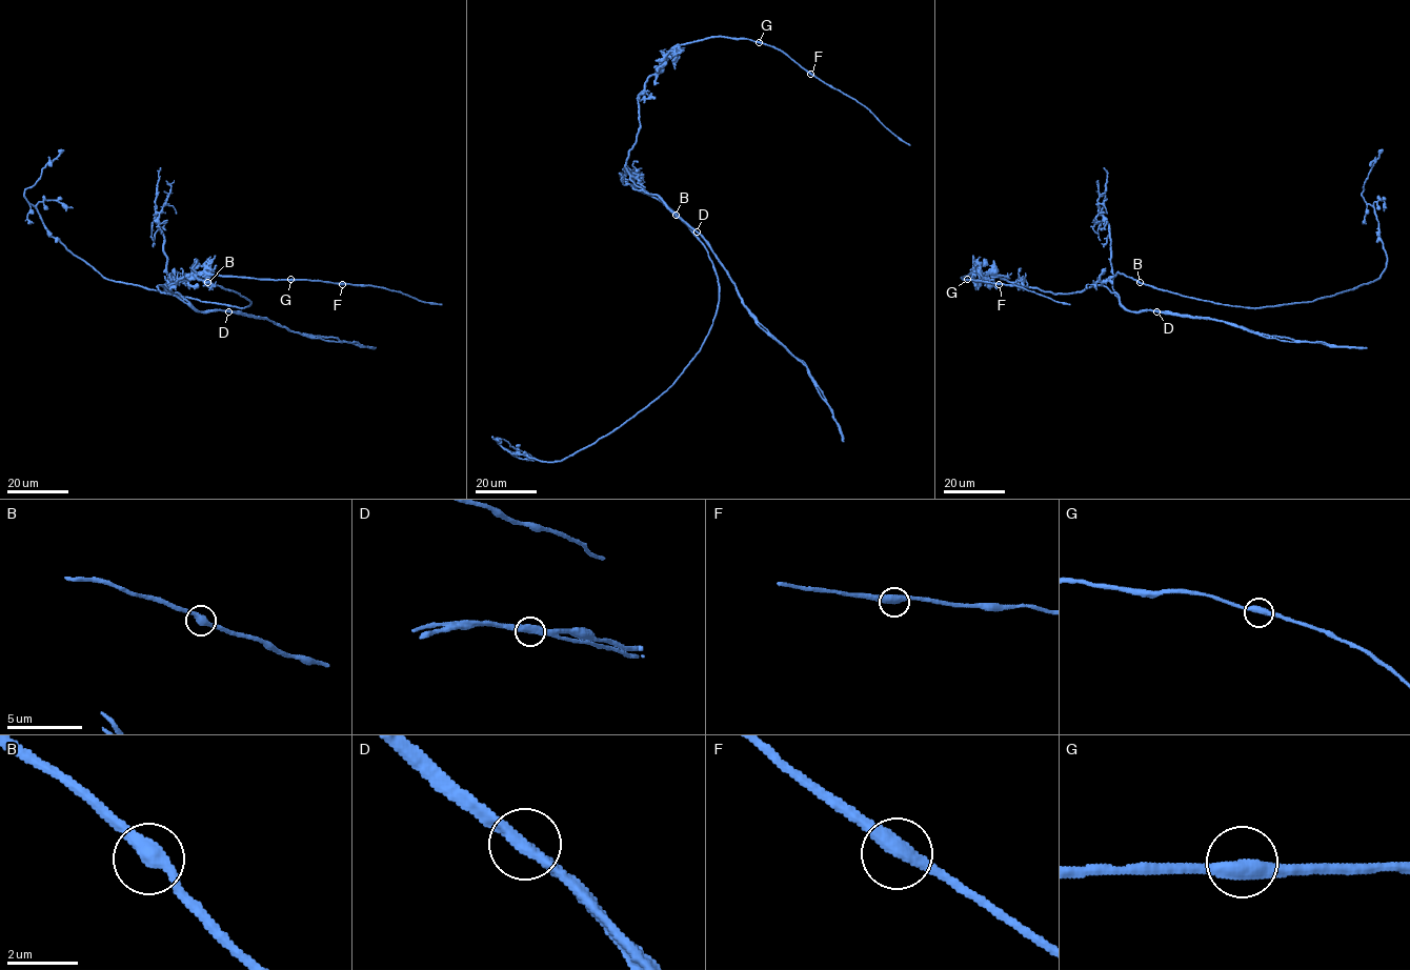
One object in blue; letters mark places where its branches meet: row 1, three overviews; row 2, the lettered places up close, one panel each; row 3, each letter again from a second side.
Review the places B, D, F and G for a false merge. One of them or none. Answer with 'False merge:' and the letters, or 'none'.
False merge: D

